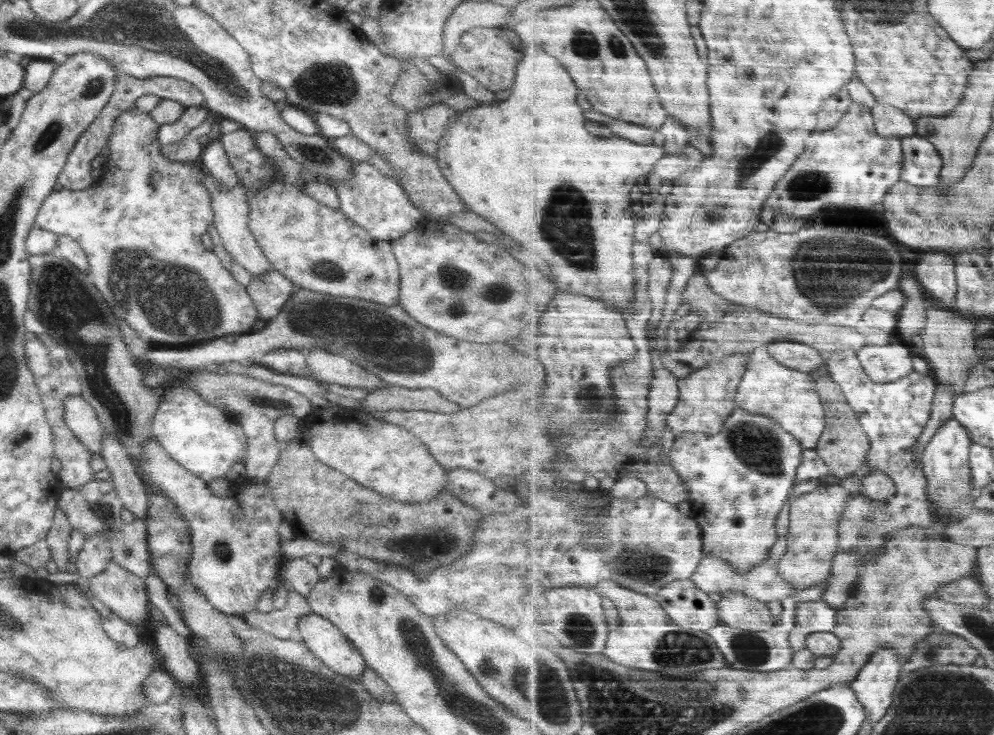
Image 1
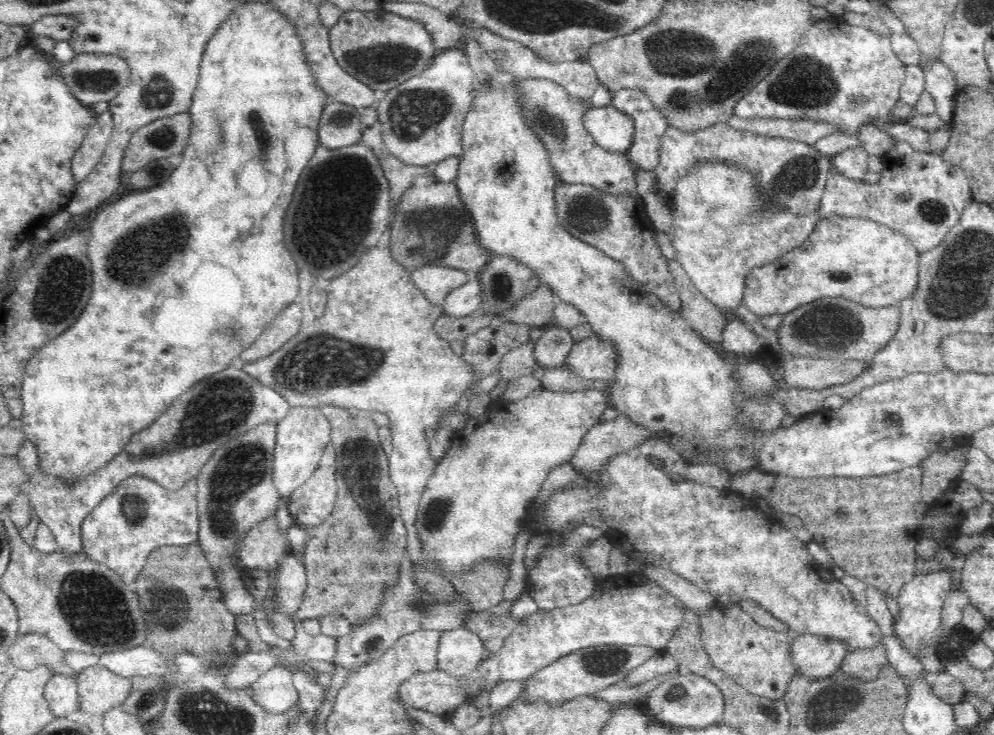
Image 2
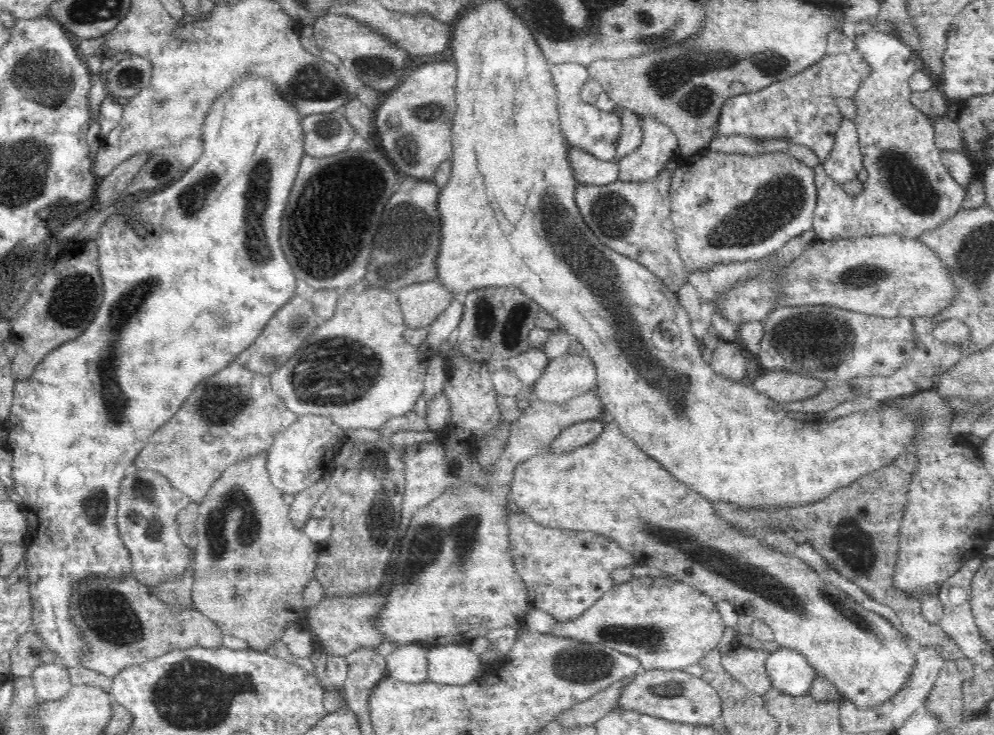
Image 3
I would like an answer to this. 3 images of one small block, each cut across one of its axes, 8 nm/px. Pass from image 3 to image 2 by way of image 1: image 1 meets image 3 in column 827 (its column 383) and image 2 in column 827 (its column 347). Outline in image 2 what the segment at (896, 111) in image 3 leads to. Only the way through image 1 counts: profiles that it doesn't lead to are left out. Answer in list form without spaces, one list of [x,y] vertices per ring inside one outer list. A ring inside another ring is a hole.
[[[895,140],[894,146],[882,156],[882,160],[884,160],[884,168],[880,172],[881,178],[873,184],[850,180],[834,170],[826,180],[825,191],[818,208],[820,221],[830,215],[862,217],[905,234],[919,253],[936,248],[946,238],[950,229],[958,224],[963,210],[973,200],[966,172],[959,165],[952,165],[942,160],[941,155],[915,150],[910,144],[901,140]]]

